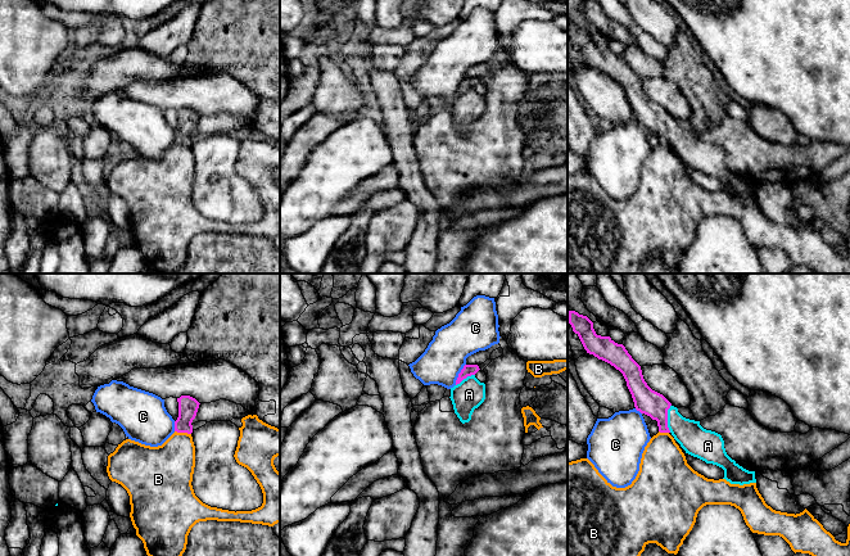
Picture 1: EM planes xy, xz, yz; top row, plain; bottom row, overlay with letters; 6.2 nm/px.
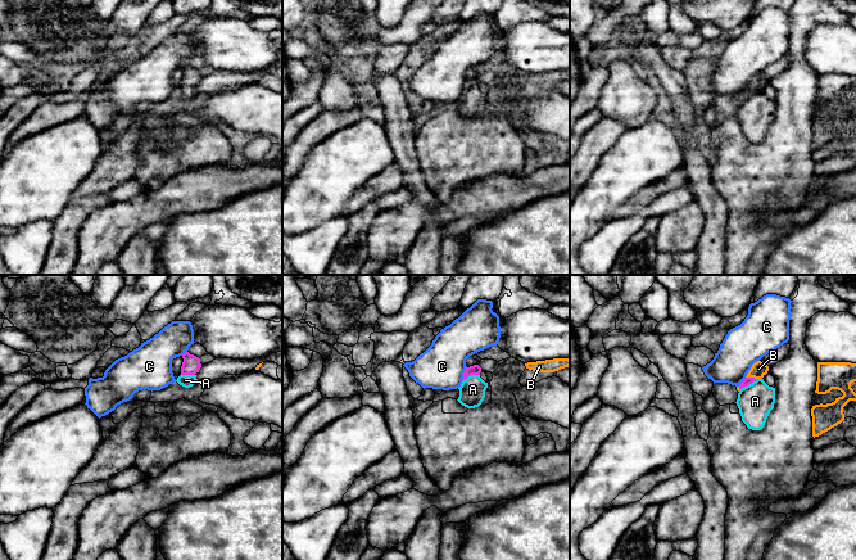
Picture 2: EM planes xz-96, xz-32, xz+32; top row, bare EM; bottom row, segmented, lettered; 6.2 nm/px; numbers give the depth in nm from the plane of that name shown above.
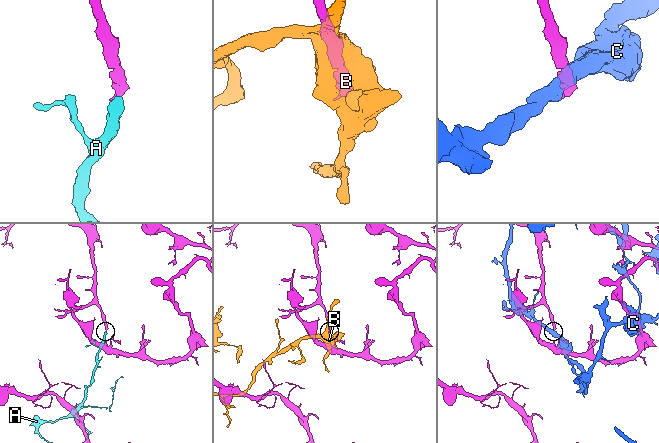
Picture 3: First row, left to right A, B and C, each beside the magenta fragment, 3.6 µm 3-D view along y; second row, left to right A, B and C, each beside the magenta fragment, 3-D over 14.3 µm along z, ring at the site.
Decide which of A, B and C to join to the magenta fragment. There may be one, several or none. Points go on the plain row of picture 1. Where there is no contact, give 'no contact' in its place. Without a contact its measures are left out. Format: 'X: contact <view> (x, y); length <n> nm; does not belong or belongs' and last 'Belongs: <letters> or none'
A: contact yz (667, 131); length 180 nm; belongs
B: contact xy (182, 144); length 110 nm; does not belong
C: contact xz (459, 86); length 150 nm; does not belong
Belongs: A

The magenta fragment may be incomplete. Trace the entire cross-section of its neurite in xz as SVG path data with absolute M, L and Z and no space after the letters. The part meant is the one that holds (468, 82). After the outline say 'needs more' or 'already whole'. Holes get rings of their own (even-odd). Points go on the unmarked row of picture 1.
M465 77L456 98L451 100L451 113L455 126L462 136L471 132L471 127L485 112L485 96L480 95L475 86L479 83L478 77Z; needs more

